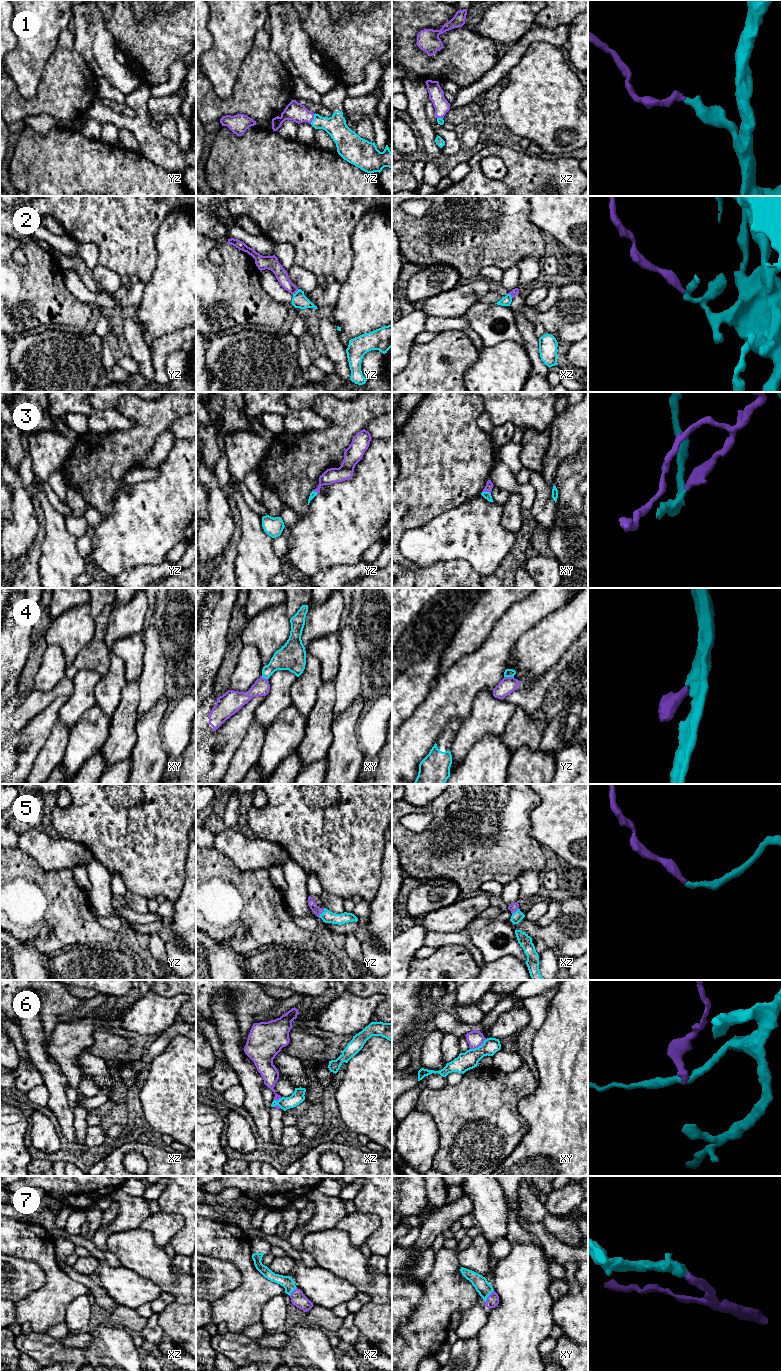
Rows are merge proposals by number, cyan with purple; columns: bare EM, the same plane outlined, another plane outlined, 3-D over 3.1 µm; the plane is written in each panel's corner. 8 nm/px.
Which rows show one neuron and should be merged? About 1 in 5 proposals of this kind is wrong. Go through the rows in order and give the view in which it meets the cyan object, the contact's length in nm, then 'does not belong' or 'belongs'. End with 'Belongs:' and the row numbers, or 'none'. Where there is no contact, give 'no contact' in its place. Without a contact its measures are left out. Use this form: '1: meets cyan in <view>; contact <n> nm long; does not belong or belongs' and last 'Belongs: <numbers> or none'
1: meets cyan in yz; contact 90 nm long; belongs
2: meets cyan in yz; contact 60 nm long; does not belong
3: meets cyan in xy; contact 70 nm long; belongs
4: meets cyan in yz; contact 80 nm long; does not belong
5: meets cyan in yz; contact 90 nm long; belongs
6: meets cyan in xy; contact 160 nm long; does not belong
7: meets cyan in xy; contact 120 nm long; belongs
Belongs: 1, 3, 5, 7

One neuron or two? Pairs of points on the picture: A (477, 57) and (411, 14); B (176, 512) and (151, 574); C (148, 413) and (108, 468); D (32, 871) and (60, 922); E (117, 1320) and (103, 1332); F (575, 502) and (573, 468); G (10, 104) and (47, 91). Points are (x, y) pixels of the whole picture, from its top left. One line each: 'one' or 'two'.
A: one
B: two
C: one
D: one
E: two
F: one
G: one

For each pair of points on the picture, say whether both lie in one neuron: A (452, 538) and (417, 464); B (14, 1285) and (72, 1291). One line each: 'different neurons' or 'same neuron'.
A: different neurons
B: different neurons

